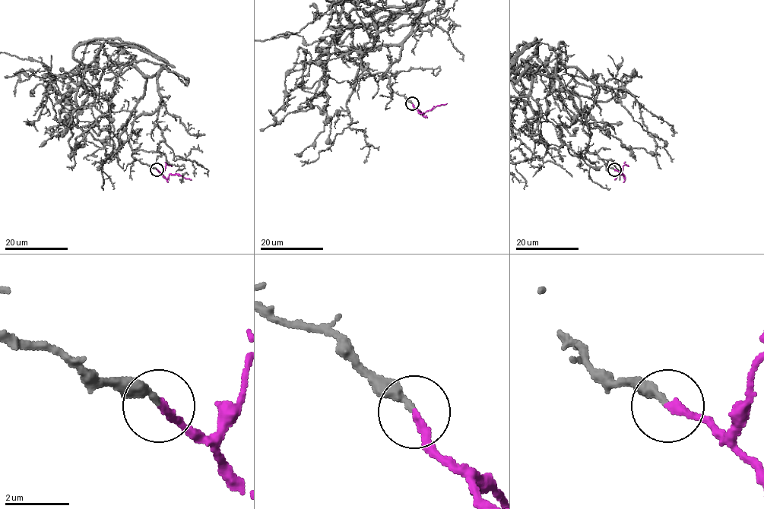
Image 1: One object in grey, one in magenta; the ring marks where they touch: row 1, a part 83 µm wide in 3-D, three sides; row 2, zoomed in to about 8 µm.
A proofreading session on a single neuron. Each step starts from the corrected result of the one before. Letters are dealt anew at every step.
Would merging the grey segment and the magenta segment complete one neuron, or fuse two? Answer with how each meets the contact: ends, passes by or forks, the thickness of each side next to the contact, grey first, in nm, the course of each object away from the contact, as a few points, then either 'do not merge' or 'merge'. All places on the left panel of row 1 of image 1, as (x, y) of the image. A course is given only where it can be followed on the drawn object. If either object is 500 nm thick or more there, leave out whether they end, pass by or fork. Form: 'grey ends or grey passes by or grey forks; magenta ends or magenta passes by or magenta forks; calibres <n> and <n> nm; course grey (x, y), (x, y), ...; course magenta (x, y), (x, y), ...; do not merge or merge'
grey ends; magenta ends; calibres 280 and 240 nm; course magenta (156, 169), (166, 178), (170, 174), (179, 174), (191, 180); merge

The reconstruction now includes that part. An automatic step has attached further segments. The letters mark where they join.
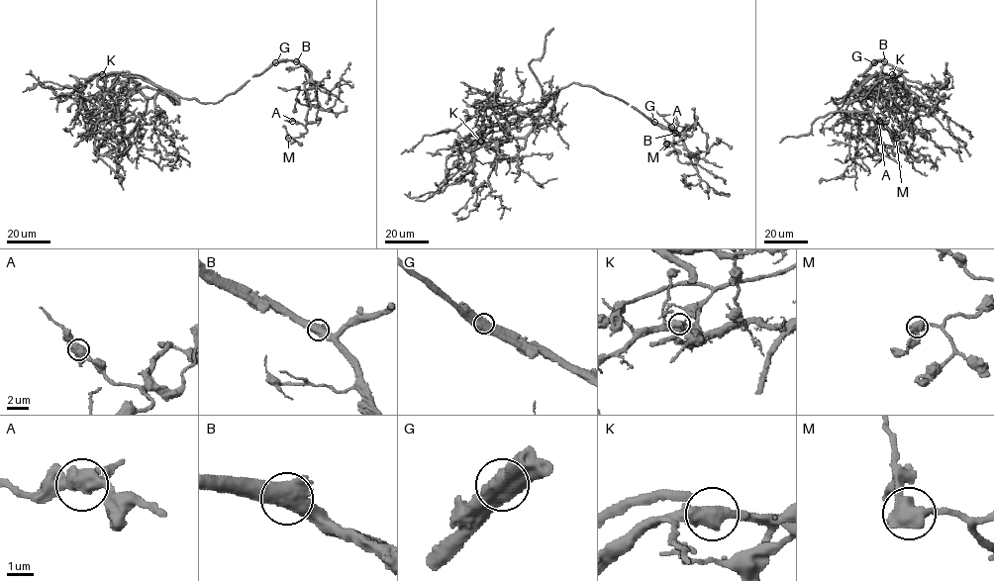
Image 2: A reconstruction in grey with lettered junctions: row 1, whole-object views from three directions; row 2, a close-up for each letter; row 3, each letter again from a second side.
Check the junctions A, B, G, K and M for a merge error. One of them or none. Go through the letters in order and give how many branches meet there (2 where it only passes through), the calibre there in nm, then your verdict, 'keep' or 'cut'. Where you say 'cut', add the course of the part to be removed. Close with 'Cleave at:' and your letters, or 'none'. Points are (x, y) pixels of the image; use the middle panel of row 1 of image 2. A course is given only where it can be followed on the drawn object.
A: 2 branches meet; 650 nm thick; keep
B: 2 branches meet; 700 nm thick; keep
G: 2 branches meet; 750 nm thick; cut; foreign part runs (654, 122), (673, 131), (695, 159), (700, 152), (708, 150), (718, 140), (732, 145)
K: 2 branches meet; 650 nm thick; keep
M: 2 branches meet; 700 nm thick; keep
Cleave at: G

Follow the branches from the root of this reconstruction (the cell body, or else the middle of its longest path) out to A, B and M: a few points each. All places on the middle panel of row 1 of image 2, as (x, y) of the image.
A: (568, 85), (592, 86), (677, 134), (689, 128), (684, 127), (689, 127), (681, 135), (671, 127)
B: (568, 85), (576, 82), (592, 86), (624, 100), (675, 133)
M: (568, 85), (576, 82), (592, 86), (624, 100), (677, 134), (689, 127), (684, 135), (685, 139), (666, 144)

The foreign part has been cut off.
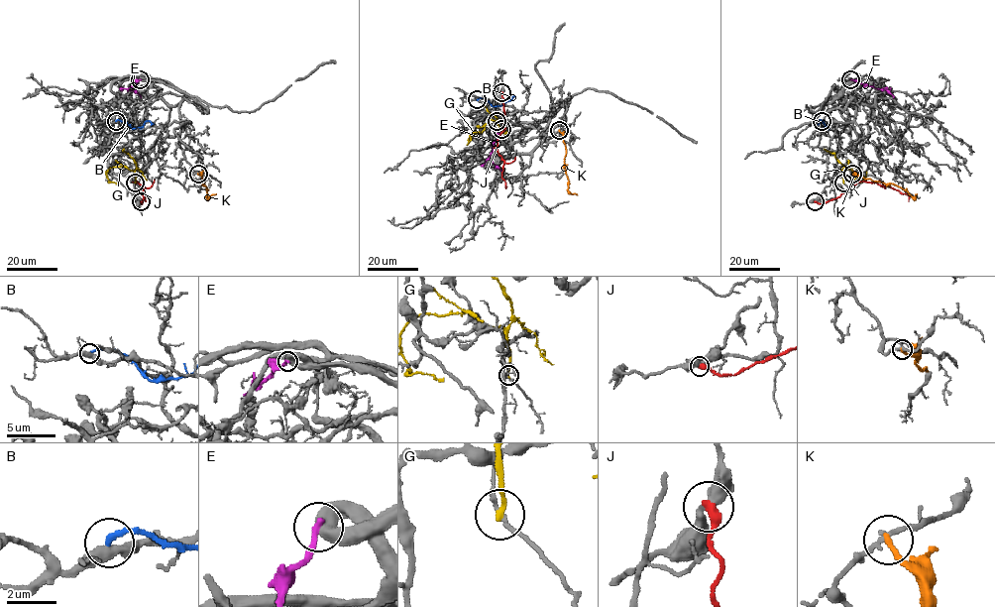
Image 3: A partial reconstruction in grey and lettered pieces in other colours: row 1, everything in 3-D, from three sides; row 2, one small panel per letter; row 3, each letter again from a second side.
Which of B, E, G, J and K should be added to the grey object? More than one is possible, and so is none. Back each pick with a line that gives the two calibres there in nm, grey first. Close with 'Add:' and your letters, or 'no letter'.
Add: no letter

